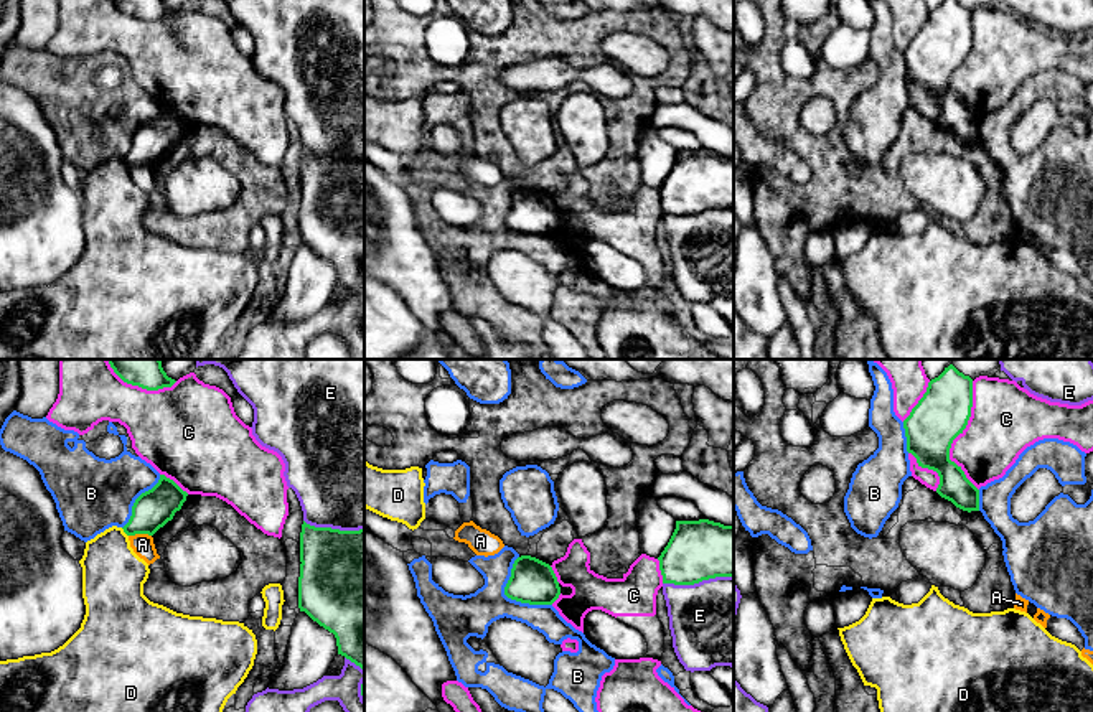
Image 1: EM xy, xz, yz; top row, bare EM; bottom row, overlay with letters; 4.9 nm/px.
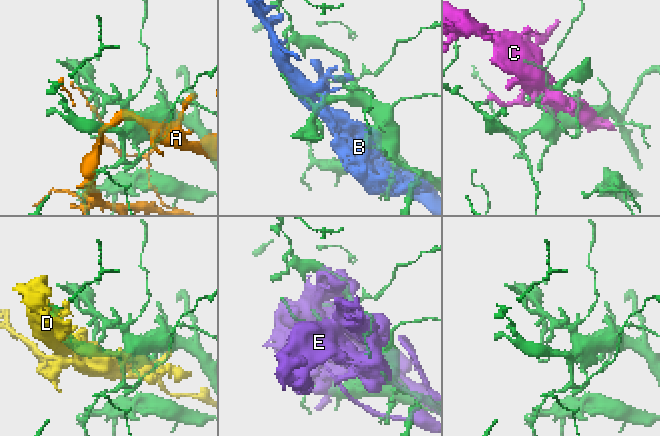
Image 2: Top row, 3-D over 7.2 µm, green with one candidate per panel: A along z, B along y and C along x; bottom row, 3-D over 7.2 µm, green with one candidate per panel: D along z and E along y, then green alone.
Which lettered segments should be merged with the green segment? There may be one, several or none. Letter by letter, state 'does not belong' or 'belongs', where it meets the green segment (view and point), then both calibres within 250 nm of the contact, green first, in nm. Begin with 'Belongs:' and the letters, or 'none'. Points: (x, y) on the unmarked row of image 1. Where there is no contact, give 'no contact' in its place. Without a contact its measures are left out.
Belongs: none
A: does not belong | xy (139, 163) | 190/110 nm
B: does not belong | xz (510, 228) | 220/200 nm
C: does not belong | yz (958, 65) | 260/340 nm
D: does not belong | xy (124, 162) | 190/300 nm
E: does not belong | xz (698, 213) | 300/440 nm

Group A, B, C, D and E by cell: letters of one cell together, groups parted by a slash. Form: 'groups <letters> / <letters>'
groups A / B / C D / E

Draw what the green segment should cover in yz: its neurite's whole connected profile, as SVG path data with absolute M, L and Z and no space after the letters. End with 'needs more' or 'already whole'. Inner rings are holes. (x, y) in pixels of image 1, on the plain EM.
M945 0L928 13L926 23L903 51L907 82L917 89L918 97L938 104L936 124L963 142L979 142L979 120L966 109L961 97L950 91L953 71L963 64L971 48L973 10L958 0Z; already whole

